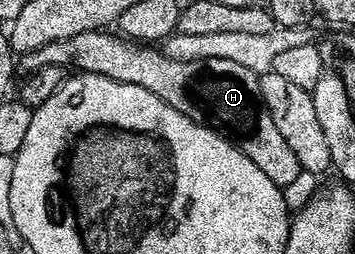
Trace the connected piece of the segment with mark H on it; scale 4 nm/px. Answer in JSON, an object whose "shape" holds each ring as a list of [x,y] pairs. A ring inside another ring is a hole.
{"shape":[[[104,29],[84,31],[82,34],[72,35],[70,38],[47,43],[45,46],[39,47],[38,50],[23,54],[18,61],[19,68],[21,65],[24,68],[23,72],[30,74],[36,69],[51,65],[65,67],[77,65],[75,67],[77,70],[137,85],[154,95],[158,95],[158,99],[162,99],[170,107],[174,107],[174,111],[186,115],[194,123],[215,129],[234,148],[242,151],[242,155],[246,155],[246,159],[250,159],[250,163],[254,163],[254,167],[258,167],[258,171],[262,171],[262,175],[266,175],[266,179],[270,179],[270,183],[283,187],[293,183],[294,179],[298,177],[301,171],[298,158],[295,157],[294,151],[290,151],[286,139],[282,139],[282,134],[279,133],[278,126],[275,125],[270,111],[266,111],[266,103],[260,94],[258,75],[254,71],[250,71],[250,67],[242,67],[239,63],[233,63],[230,60],[179,61],[163,51],[155,53],[152,50],[155,48],[141,47],[137,42],[130,41],[123,35],[110,32],[112,31]]]}

